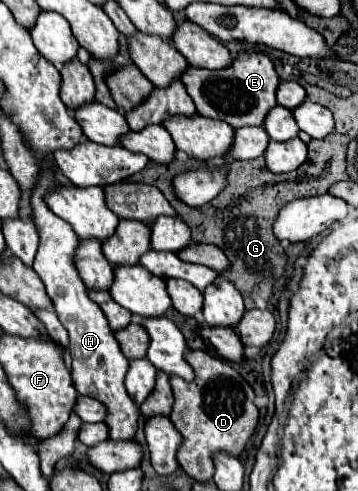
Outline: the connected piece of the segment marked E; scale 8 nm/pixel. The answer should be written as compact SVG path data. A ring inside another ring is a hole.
M248 54L246 58L236 56L234 66L230 66L228 70L190 68L182 82L192 96L200 116L228 122L234 130L244 126L262 126L268 112L278 106L276 92L280 78L266 54Z

